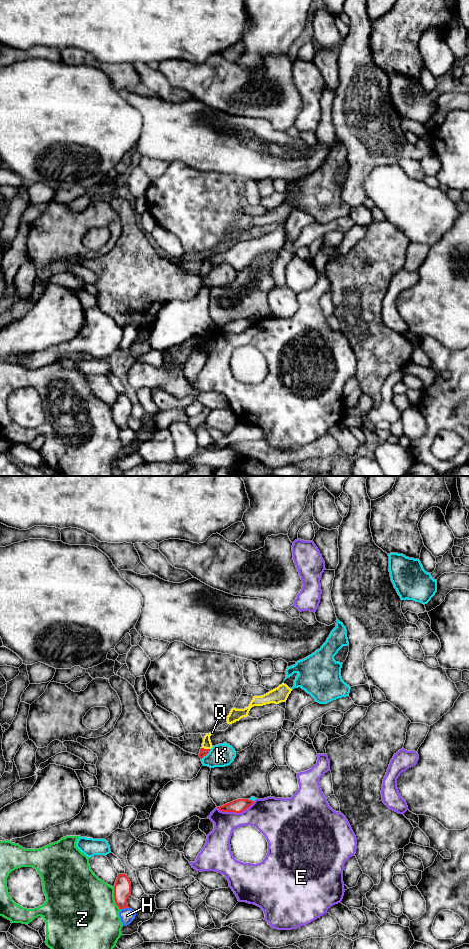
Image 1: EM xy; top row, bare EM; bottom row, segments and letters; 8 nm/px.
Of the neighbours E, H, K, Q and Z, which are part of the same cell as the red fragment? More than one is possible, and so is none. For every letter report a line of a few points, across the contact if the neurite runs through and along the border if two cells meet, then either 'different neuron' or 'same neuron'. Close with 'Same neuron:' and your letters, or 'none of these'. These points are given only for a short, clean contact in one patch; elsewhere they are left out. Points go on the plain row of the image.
E: different neuron
H: different neuron
K: different neuron
Q: line xy (203, 272), (206, 269), (206, 264); same neuron
Z: different neuron
Same neuron: Q

